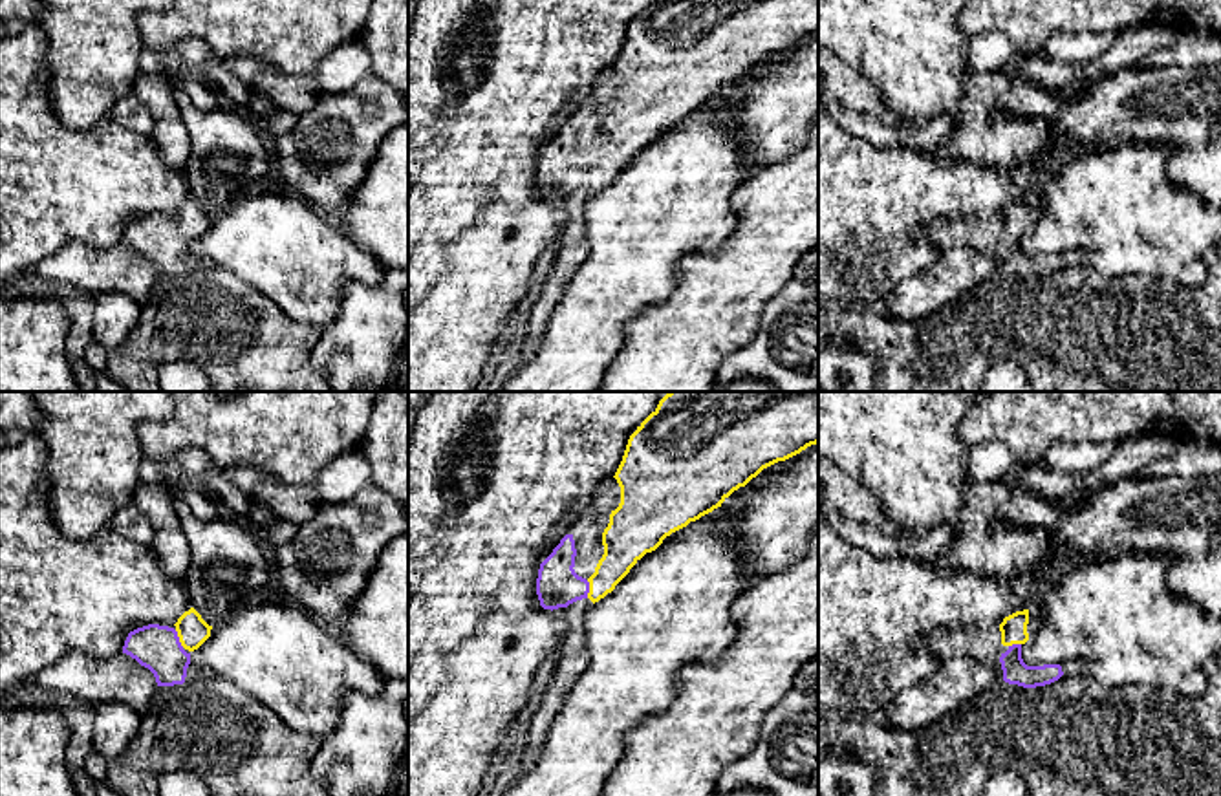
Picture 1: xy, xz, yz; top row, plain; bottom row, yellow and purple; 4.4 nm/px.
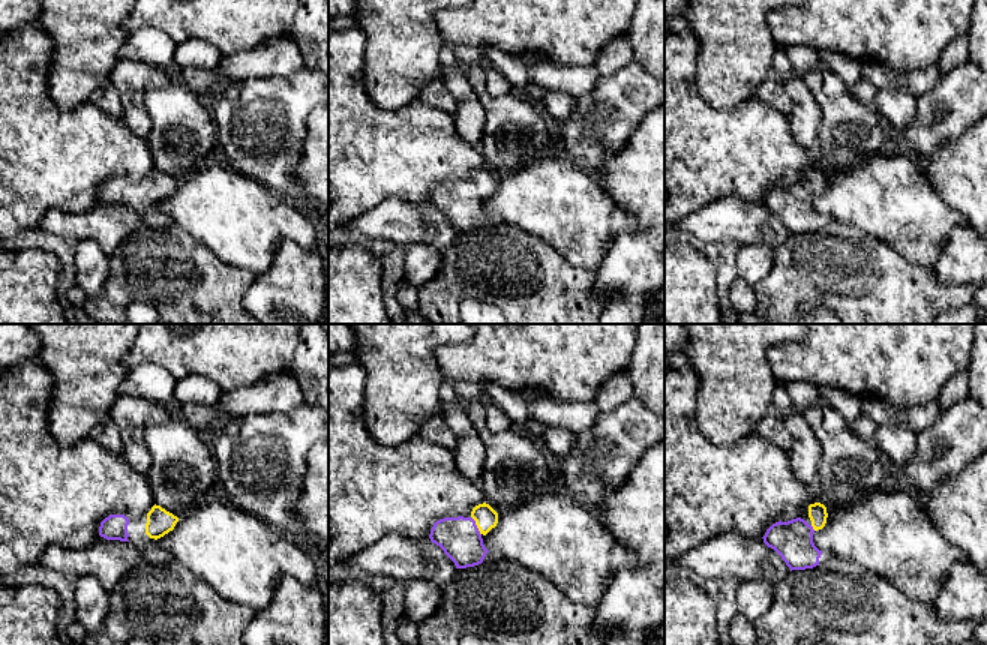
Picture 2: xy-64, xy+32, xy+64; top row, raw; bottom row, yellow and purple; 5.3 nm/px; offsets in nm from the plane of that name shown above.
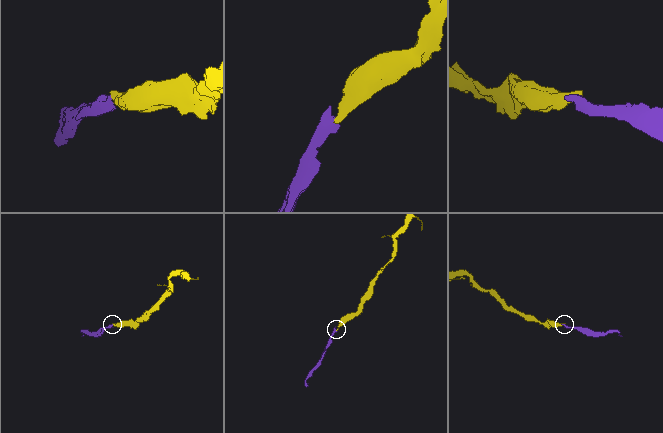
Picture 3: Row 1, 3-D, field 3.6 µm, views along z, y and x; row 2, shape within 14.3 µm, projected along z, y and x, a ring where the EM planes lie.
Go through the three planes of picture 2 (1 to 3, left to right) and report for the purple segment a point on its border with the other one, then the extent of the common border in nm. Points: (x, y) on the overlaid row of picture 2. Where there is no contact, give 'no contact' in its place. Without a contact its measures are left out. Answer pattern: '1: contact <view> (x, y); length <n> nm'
1: no contact
2: contact xy+32 (476, 524); length 120 nm
3: contact xy+64 (813, 528); length 40 nm

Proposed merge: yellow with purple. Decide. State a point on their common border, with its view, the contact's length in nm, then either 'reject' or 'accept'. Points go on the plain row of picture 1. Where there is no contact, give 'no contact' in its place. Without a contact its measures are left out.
contact xy (180, 229); length 90 nm; accept

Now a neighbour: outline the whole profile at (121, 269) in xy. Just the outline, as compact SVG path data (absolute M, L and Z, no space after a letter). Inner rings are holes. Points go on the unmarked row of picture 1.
M68 242L31 271L57 285L68 285L88 295L121 293L134 302L145 302L157 273L154 264L126 243L97 251L82 242Z

